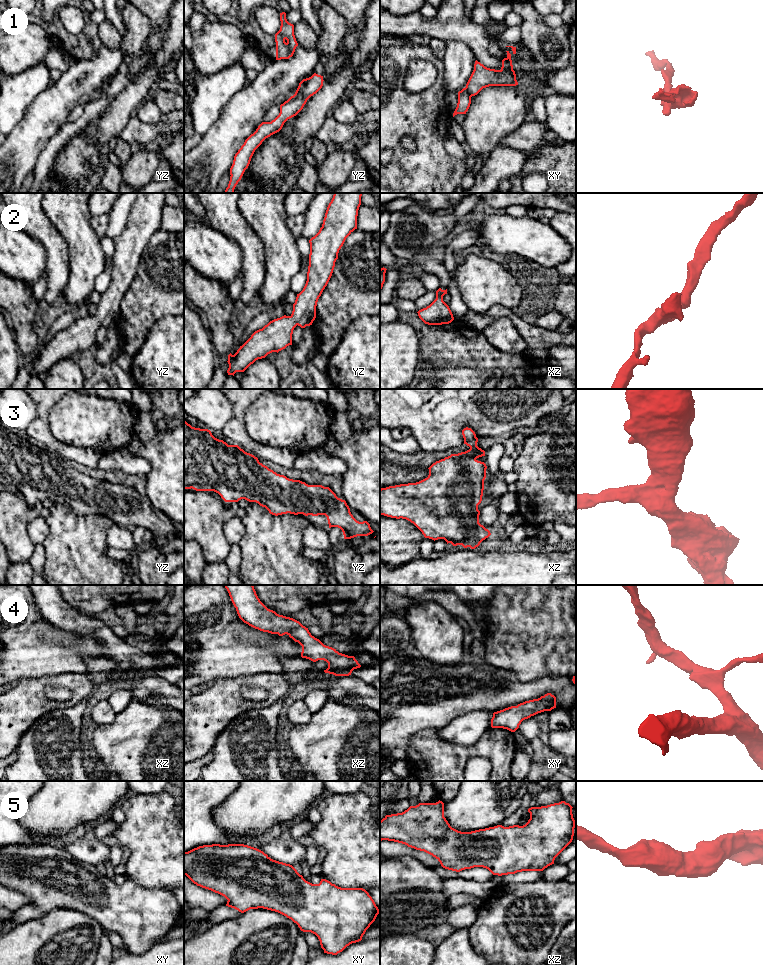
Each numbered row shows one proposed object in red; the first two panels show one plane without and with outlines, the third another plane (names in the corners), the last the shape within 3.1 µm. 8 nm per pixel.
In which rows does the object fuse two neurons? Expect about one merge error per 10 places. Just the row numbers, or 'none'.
1

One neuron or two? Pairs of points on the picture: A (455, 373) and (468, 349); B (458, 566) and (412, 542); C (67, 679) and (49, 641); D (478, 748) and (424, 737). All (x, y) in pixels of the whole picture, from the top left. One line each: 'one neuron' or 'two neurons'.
A: two neurons
B: two neurons
C: two neurons
D: one neuron

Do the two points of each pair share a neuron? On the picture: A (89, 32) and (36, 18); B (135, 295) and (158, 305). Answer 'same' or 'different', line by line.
A: same
B: same

